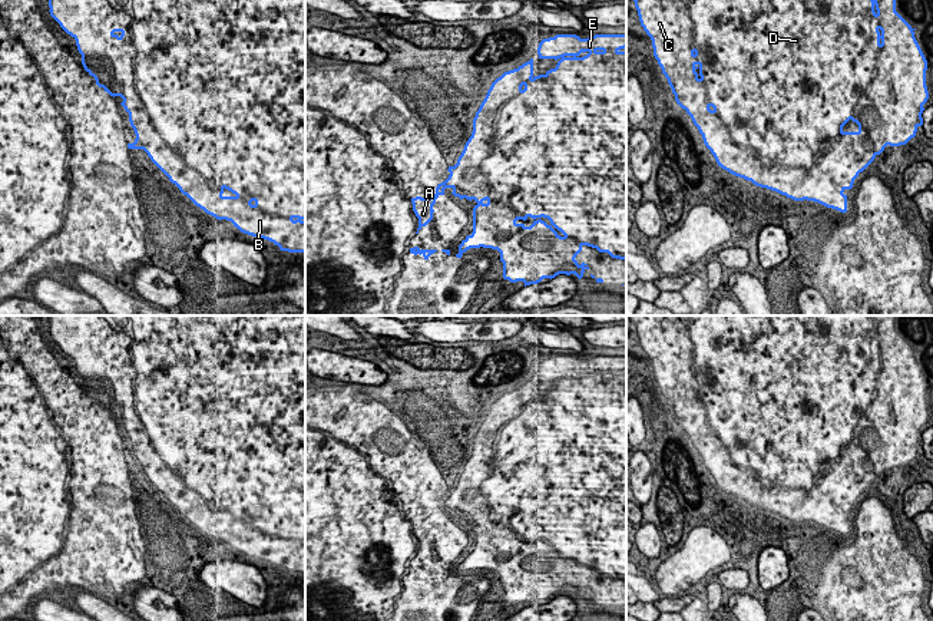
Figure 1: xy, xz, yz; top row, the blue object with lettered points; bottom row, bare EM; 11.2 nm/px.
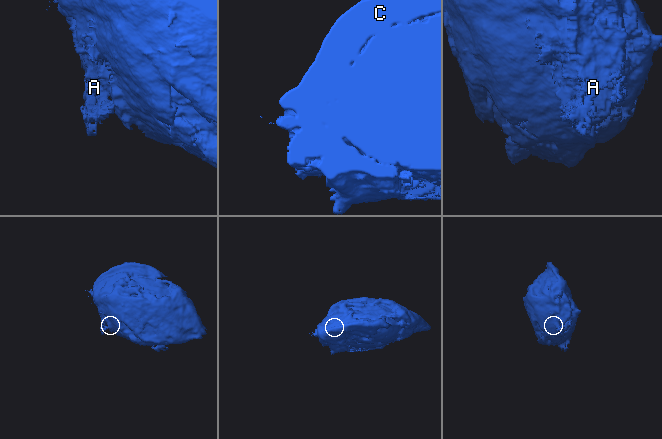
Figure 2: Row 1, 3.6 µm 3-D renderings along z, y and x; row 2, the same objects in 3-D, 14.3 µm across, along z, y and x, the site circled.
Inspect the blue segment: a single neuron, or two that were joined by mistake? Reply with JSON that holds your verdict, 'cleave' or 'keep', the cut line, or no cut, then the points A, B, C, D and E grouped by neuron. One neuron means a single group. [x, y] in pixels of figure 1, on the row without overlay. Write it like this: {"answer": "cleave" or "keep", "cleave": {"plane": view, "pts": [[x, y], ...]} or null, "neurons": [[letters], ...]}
{"answer": "keep", "cleave": null, "neurons": [["A", "B", "C", "D", "E"]]}

